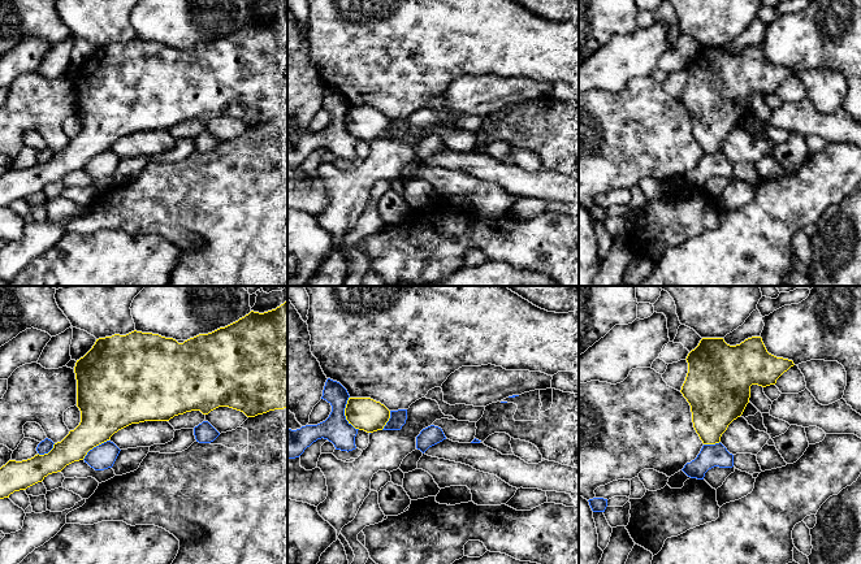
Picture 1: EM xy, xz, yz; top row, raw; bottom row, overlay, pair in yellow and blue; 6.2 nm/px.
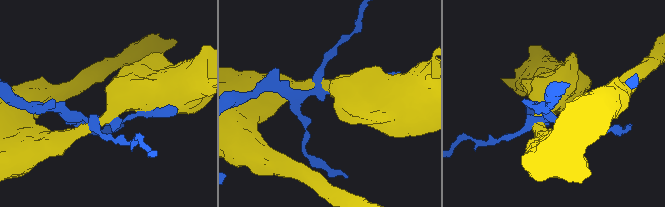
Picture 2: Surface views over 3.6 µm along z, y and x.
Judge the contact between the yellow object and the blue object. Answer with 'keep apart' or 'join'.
keep apart

